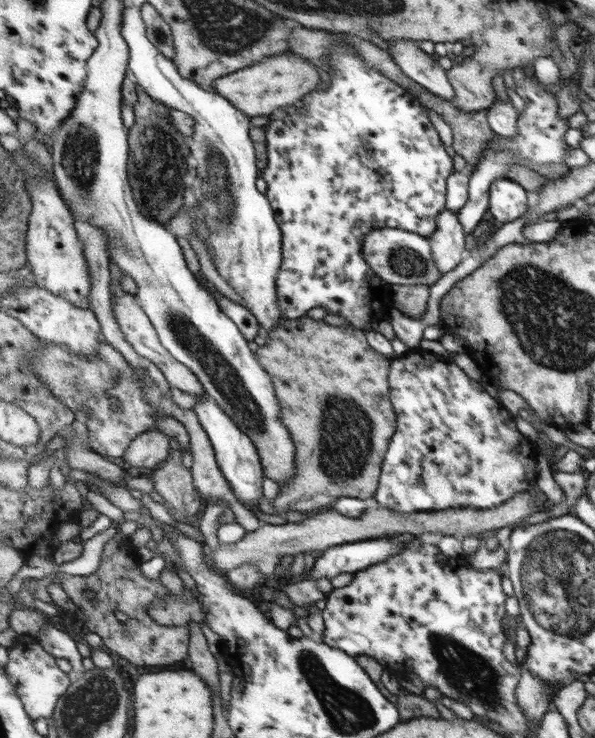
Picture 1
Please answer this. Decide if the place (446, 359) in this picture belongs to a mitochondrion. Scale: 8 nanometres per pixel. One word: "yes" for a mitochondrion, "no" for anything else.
no

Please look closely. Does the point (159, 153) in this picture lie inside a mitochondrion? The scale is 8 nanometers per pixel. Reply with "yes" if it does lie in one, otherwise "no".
yes

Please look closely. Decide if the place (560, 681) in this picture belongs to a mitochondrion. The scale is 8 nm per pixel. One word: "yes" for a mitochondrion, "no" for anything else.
no

